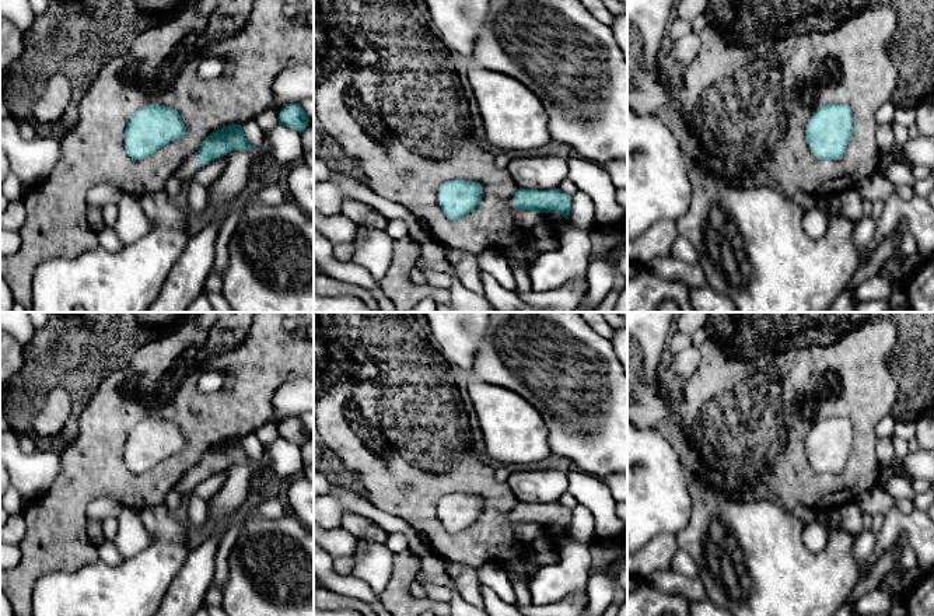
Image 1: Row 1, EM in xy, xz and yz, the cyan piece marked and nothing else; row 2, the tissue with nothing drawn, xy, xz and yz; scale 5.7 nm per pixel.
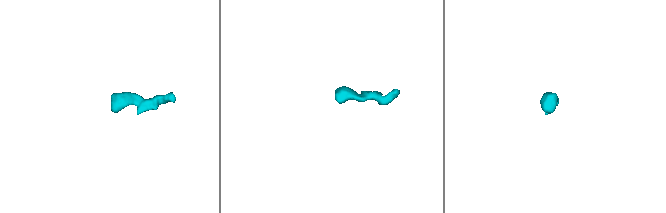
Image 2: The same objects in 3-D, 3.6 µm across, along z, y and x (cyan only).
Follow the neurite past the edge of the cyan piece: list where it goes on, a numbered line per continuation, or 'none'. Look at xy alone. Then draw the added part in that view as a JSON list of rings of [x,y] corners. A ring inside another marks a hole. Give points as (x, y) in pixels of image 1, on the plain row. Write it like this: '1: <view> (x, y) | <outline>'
1: xy (182, 489) | [[[199,465],[185,473],[179,482],[169,490],[164,498],[164,504],[174,512],[181,501],[192,493],[192,489],[199,483]]]

